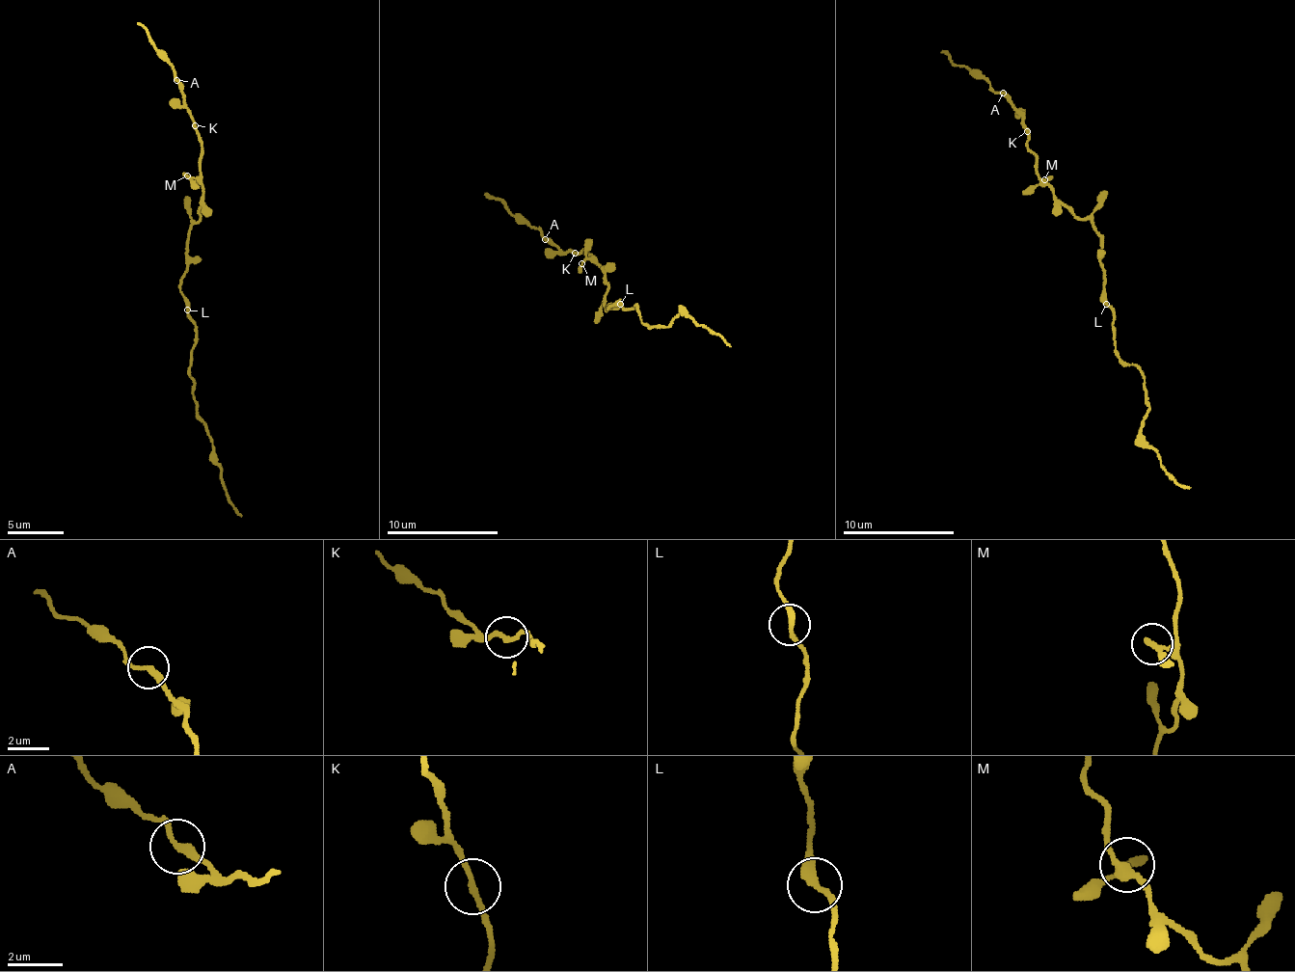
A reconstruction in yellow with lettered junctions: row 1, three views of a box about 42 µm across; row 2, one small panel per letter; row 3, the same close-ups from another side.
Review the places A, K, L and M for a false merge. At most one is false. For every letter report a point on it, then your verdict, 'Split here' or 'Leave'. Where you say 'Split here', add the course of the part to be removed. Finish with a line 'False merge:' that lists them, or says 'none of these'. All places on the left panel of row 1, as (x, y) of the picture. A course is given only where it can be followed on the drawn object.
A: Place: (176, 80). Leave
K: Place: (195, 125). Leave
L: Place: (187, 310). Leave
M: Place: (187, 175). Leave
False merge: none of these

